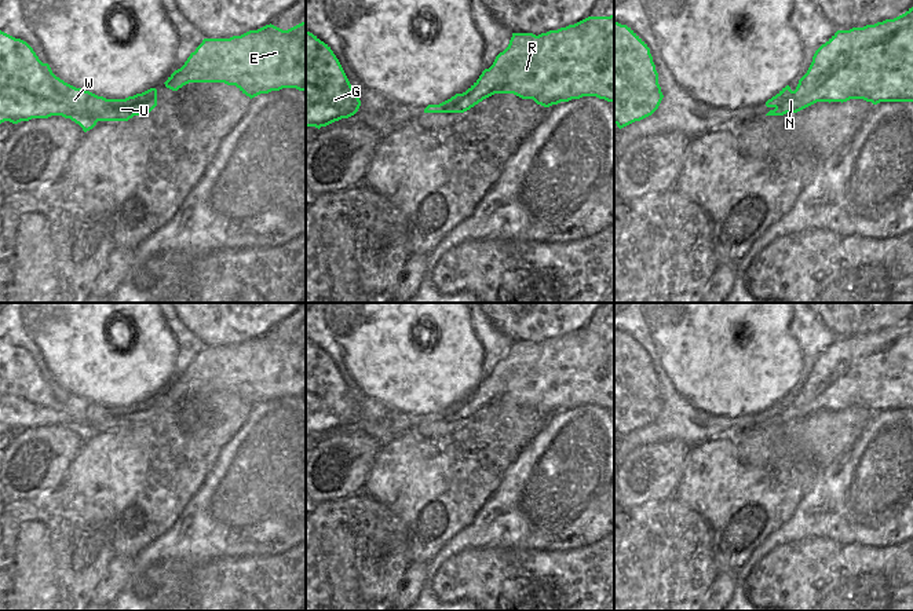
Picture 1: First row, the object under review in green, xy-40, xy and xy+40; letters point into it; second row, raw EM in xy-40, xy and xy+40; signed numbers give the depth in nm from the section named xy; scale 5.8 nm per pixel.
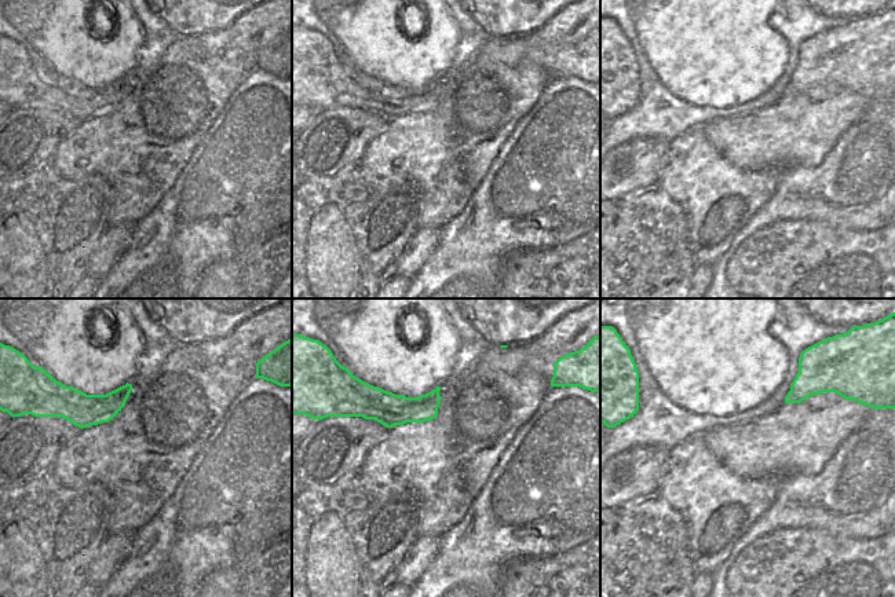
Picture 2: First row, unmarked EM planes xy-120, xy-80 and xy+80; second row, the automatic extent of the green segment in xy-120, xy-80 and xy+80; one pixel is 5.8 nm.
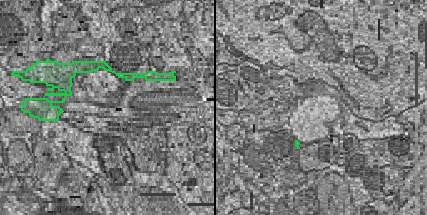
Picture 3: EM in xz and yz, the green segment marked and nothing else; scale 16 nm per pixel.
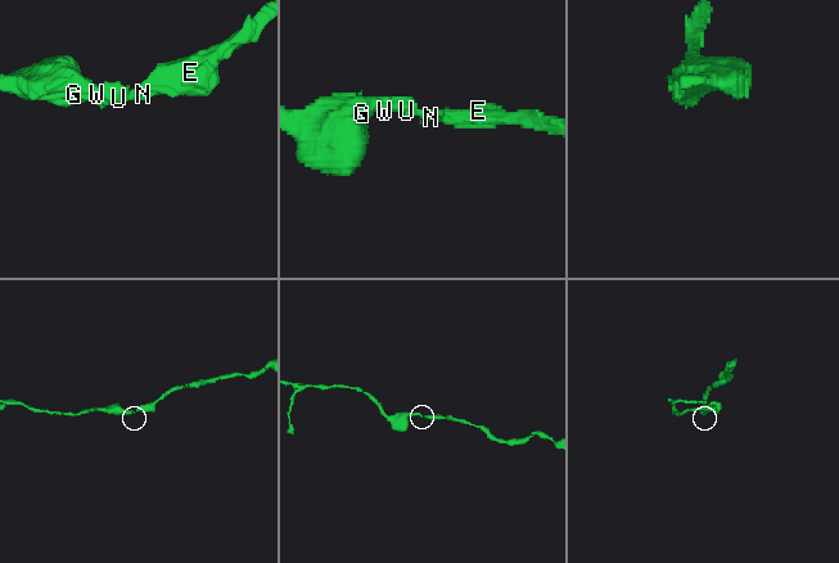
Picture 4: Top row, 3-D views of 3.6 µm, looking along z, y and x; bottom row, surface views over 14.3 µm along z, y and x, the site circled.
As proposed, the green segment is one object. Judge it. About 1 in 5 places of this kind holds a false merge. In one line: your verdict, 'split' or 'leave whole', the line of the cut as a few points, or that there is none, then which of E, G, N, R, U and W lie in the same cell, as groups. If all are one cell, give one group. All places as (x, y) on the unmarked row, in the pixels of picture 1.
leave whole; no cut; E G N R U W

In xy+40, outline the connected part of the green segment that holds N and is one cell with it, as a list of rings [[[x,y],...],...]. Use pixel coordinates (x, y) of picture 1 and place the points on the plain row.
[[[913,315],[905,322],[850,339],[837,339],[814,362],[807,381],[799,388],[795,399],[789,394],[766,410],[771,418],[766,424],[797,421],[817,410],[847,410],[863,407],[877,413],[880,410],[913,410]]]

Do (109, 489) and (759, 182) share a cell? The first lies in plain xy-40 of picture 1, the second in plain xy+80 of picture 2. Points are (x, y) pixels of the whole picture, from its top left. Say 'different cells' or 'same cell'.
same cell

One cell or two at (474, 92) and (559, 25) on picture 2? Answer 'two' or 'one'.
one

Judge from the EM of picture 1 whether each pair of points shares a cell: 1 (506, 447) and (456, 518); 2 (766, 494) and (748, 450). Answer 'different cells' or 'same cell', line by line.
1: same cell
2: different cells

